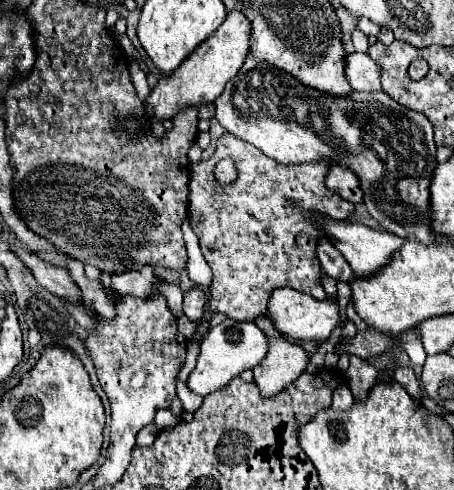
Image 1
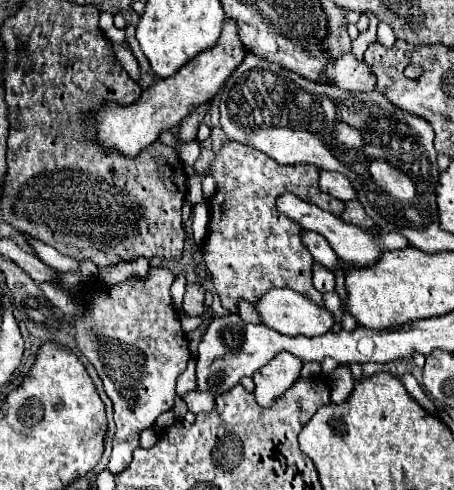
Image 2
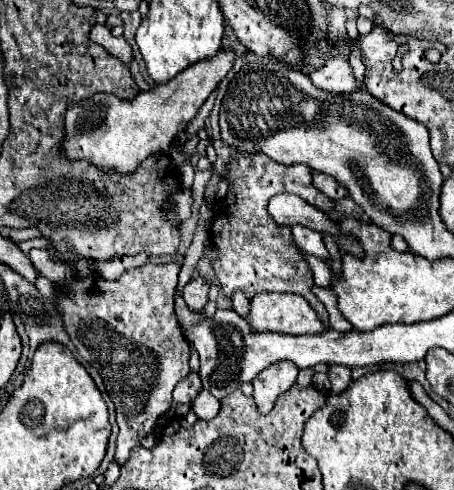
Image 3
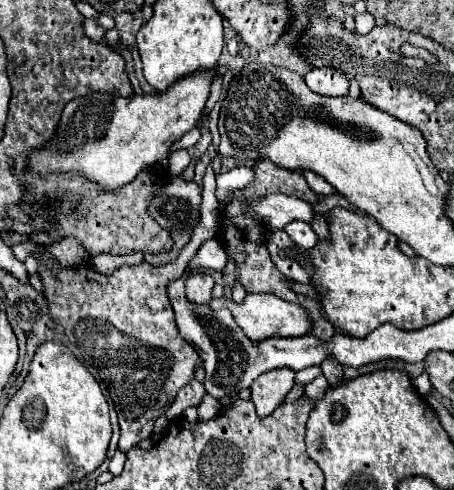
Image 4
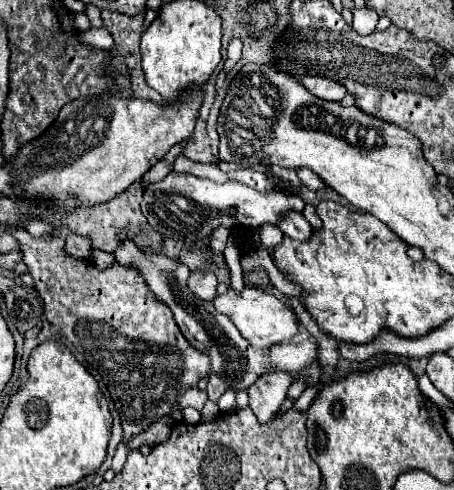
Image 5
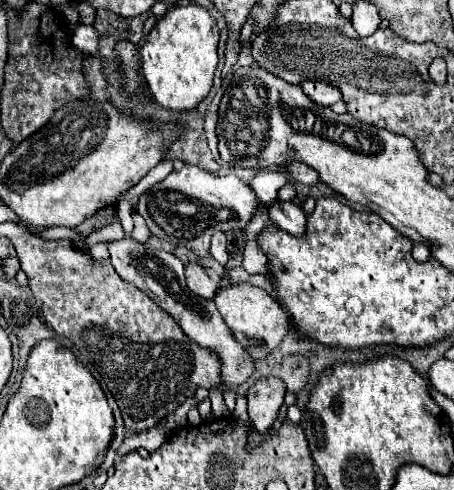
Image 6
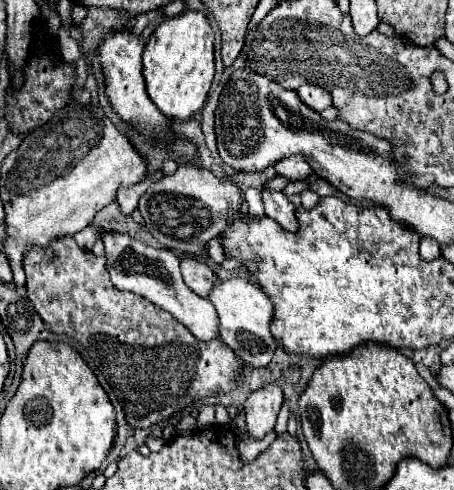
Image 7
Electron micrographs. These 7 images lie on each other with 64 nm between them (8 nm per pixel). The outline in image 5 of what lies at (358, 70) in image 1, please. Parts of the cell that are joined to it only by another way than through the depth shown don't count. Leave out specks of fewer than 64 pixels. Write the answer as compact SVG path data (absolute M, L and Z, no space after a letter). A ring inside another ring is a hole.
M304 76L302 84L304 84L304 88L306 88L312 96L316 96L316 98L320 98L320 100L340 102L340 100L346 96L344 86L336 84L334 80L322 78L322 76Z

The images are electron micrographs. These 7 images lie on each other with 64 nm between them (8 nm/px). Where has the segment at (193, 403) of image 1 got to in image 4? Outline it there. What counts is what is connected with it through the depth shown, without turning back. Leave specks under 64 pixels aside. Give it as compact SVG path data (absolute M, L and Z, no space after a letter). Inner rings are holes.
M206 394L206 396L202 398L200 406L198 406L198 416L200 416L200 420L212 420L212 418L216 418L216 414L220 412L220 408L222 408L220 402Z

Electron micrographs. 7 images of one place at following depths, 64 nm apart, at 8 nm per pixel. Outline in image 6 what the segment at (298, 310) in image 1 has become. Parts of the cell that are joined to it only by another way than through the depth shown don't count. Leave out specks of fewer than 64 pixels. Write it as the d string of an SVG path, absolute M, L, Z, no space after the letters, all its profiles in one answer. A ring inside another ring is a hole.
M248 282L220 288L214 296L214 302L226 326L236 336L236 342L242 344L242 348L252 356L254 362L266 360L272 354L272 350L282 342L282 338L288 334L288 314L284 312L284 308L280 308L280 304L268 292Z

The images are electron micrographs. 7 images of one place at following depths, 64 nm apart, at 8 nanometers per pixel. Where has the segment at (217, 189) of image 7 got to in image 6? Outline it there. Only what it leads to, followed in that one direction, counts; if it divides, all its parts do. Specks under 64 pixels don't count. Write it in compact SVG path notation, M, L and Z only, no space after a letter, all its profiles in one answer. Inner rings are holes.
M186 164L182 170L170 172L162 182L142 194L138 212L146 220L150 232L160 240L184 246L198 258L208 258L212 234L246 228L258 204L258 196L236 174L214 176L198 166Z

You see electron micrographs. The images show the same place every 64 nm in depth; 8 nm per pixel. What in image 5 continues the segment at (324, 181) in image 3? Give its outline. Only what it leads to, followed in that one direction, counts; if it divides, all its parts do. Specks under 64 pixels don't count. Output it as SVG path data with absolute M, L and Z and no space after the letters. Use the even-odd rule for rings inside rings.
M298 168L296 174L298 174L298 178L302 180L302 184L304 184L306 188L310 188L310 190L320 190L320 188L324 188L324 182L320 180L320 176L316 176L316 172L312 172L310 168Z

